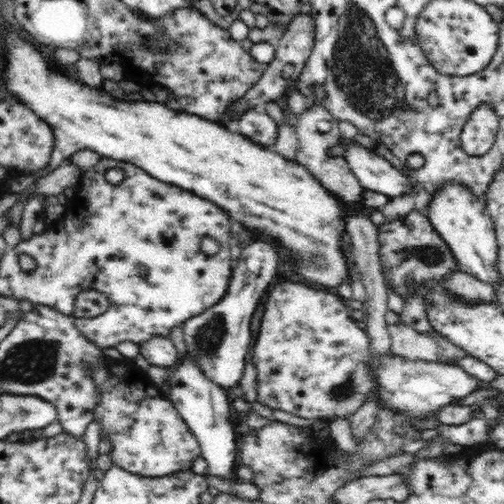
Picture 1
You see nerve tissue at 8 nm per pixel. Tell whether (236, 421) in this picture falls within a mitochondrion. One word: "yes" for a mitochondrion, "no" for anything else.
no

